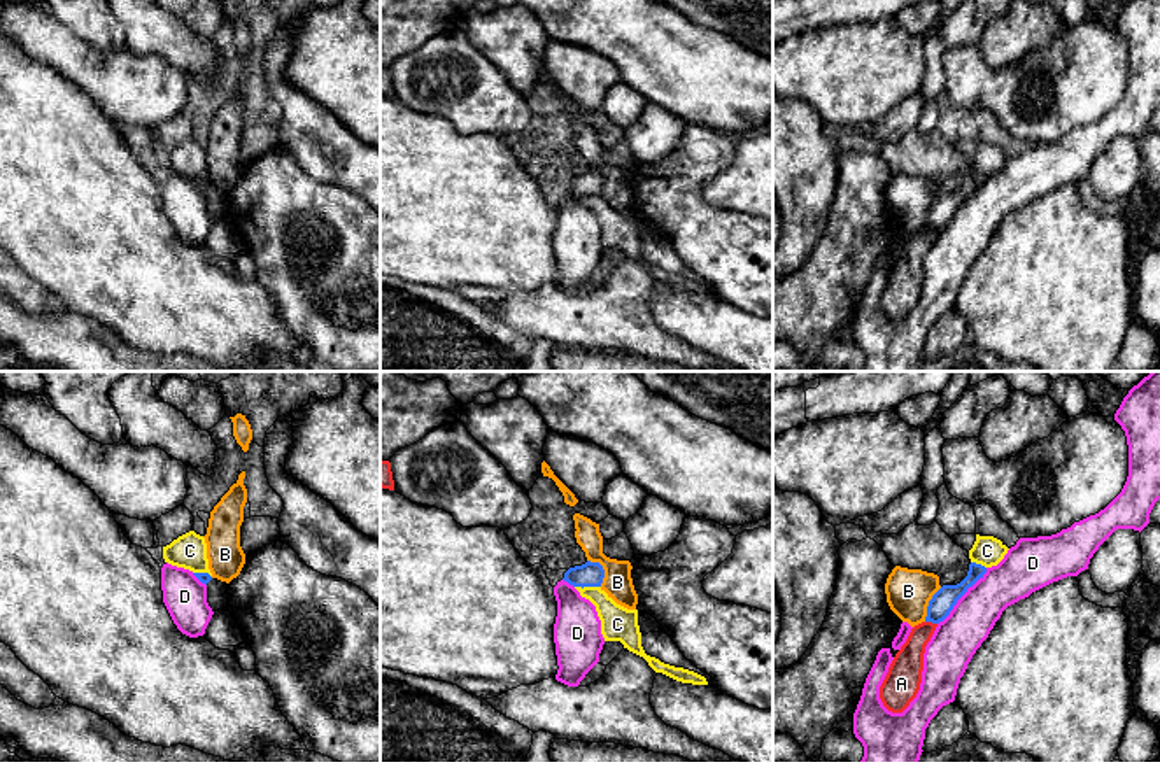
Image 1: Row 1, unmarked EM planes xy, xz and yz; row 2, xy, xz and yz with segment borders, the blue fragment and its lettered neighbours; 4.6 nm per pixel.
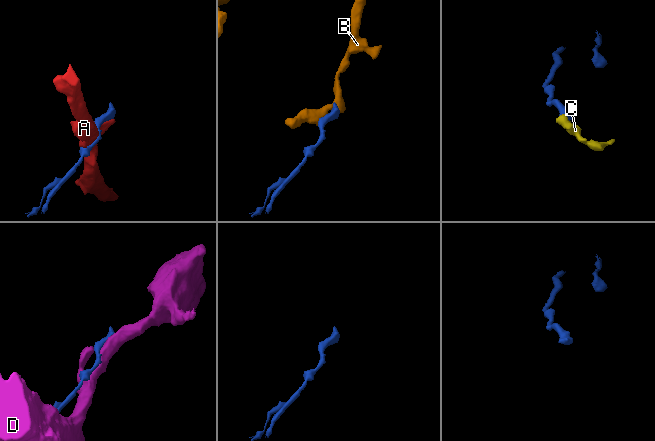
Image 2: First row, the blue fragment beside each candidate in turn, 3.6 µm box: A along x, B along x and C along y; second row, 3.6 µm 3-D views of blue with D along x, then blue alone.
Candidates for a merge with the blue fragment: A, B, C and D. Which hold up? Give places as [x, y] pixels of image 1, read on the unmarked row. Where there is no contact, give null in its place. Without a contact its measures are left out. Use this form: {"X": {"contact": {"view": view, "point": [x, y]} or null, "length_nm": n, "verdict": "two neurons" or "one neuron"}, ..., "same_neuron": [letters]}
{"A": {"contact": {"view": "yz", "point": [931, 228]}, "length_nm": 60, "verdict": "two neurons"}, "B": {"contact": {"view": "xz", "point": [603, 177]}, "length_nm": 140, "verdict": "two neurons"}, "C": {"contact": {"view": "xz", "point": [587, 193]}, "length_nm": 120, "verdict": "two neurons"}, "D": {"contact": {"view": "yz", "point": [962, 202]}, "length_nm": 340, "verdict": "two neurons"}, "same_neuron": []}

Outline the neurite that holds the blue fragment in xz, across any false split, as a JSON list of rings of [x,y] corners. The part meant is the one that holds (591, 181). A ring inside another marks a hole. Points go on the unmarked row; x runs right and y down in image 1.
[[[587,168],[582,173],[569,175],[564,180],[564,189],[573,194],[601,194],[605,186],[605,177],[599,170]]]

